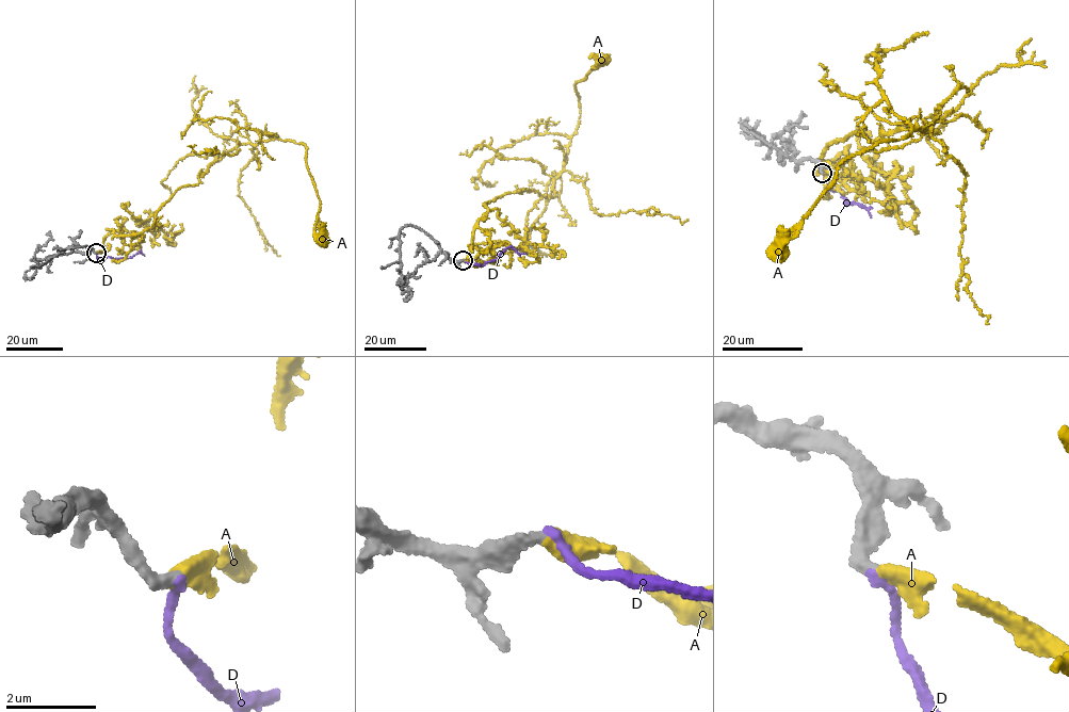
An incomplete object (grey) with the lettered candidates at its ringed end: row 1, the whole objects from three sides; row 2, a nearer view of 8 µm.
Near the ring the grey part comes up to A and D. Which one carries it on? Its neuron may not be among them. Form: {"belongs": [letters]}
{"belongs": ["A"]}

